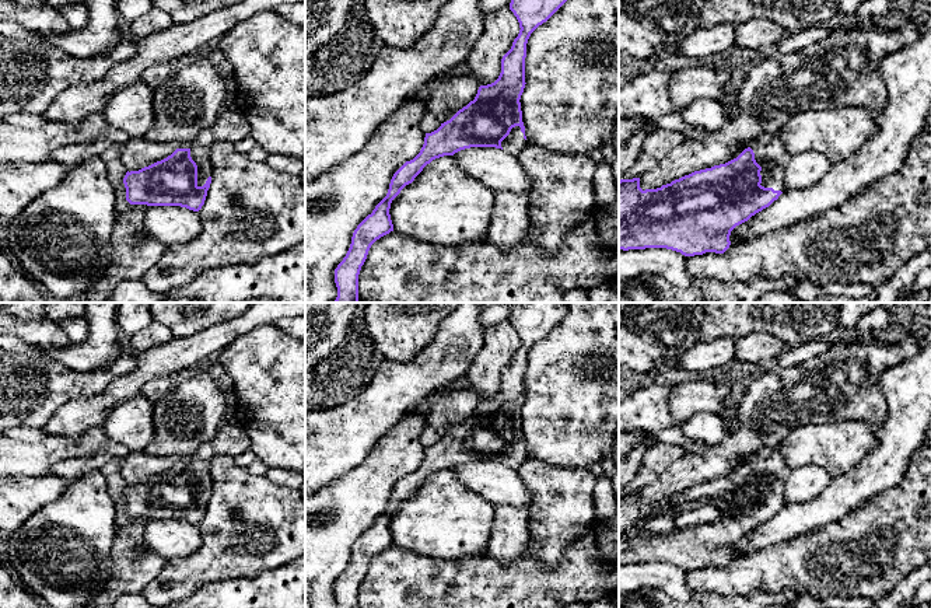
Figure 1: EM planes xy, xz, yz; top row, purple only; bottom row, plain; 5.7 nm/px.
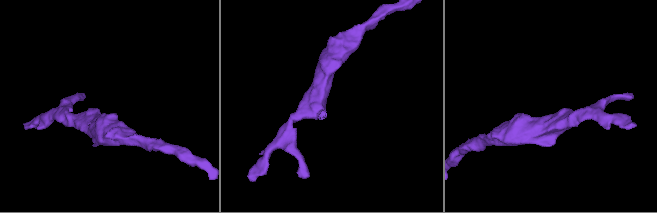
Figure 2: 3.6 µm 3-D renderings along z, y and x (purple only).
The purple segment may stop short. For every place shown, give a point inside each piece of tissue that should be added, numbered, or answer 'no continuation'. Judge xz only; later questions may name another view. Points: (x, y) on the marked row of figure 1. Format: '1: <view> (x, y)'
1: xz (514, 143)

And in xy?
1: xy (200, 154)

